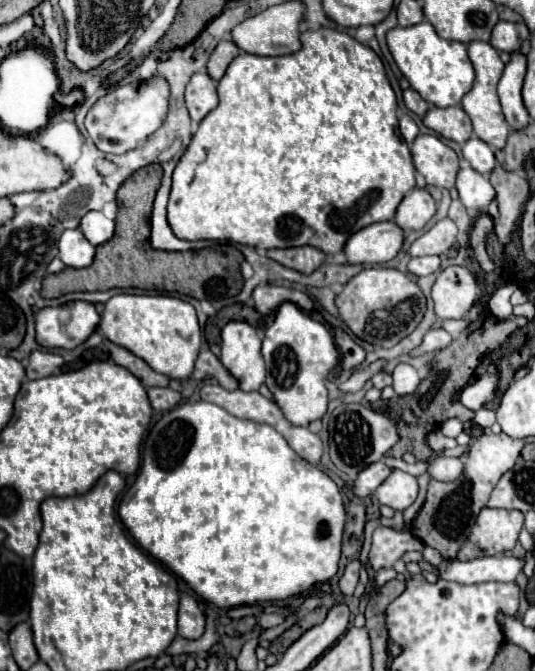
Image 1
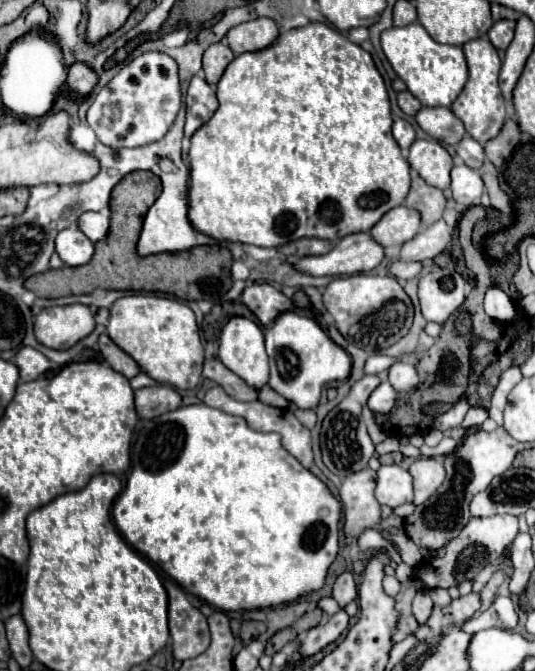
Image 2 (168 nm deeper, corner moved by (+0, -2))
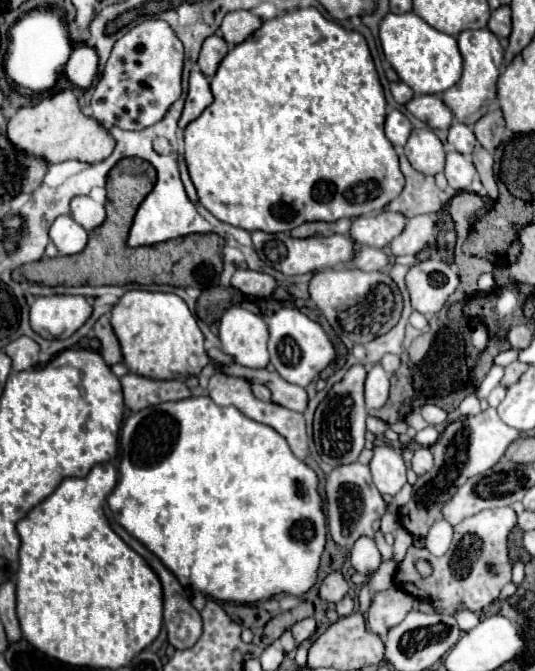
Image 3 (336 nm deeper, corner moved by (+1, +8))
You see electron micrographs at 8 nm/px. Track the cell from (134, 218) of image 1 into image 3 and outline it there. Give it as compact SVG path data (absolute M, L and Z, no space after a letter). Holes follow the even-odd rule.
M124 158L108 174L108 202L106 220L100 228L90 232L90 240L80 254L42 258L38 262L24 264L22 276L34 284L46 286L104 286L104 284L170 284L170 286L194 286L212 288L220 282L222 274L222 248L224 238L218 234L184 236L184 240L170 240L168 244L154 244L152 248L128 248L128 232L132 218L140 202L152 192L156 184L156 170L142 158Z

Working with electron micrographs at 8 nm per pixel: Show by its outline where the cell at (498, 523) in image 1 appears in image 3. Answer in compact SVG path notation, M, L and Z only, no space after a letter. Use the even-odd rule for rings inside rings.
M508 506L482 510L458 526L454 526L454 540L450 550L444 556L434 556L426 548L410 546L406 558L398 566L396 582L408 594L428 600L436 612L440 614L454 614L458 610L458 602L464 602L468 610L478 612L486 608L492 600L500 596L504 584L512 578L512 562L508 558L508 534L516 526L516 512ZM424 558L434 566L430 576L422 576L416 570L416 562Z

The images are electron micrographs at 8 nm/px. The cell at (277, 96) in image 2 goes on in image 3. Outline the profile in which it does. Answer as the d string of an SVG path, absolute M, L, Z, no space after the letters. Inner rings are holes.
M298 8L290 14L266 20L260 26L260 30L256 30L246 42L234 46L224 56L224 60L218 66L218 72L210 82L210 88L214 94L214 102L184 130L184 144L186 144L184 156L200 204L218 220L236 228L244 228L248 232L262 230L268 234L278 234L278 232L290 232L292 228L304 222L336 222L340 218L358 218L364 214L380 212L388 202L392 202L402 192L404 174L400 172L398 154L392 142L384 134L386 98L368 44L362 34L344 30L336 22L324 18L316 8Z

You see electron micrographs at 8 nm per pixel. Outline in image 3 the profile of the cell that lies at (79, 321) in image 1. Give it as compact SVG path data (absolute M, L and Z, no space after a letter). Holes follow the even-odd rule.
M46 296L36 298L30 308L30 326L42 338L68 338L92 314L84 296Z

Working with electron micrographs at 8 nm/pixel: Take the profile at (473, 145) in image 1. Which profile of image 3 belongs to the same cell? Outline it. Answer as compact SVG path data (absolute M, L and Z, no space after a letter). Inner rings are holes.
M454 122L448 130L448 142L460 152L460 154L472 154L476 146L476 136L470 126L462 122Z

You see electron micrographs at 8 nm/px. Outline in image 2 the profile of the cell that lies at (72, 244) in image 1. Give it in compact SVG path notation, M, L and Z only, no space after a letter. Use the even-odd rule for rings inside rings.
M65 228L55 238L55 252L67 266L83 266L93 256L93 242L79 228Z

